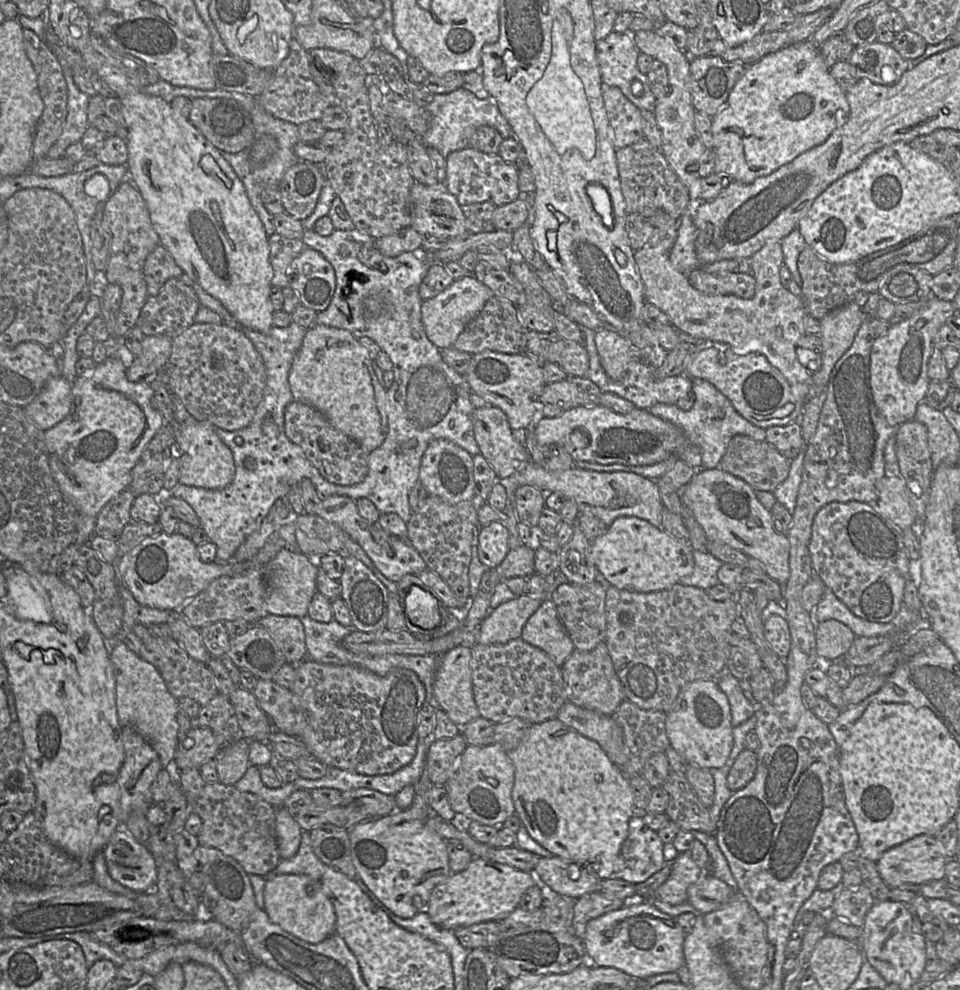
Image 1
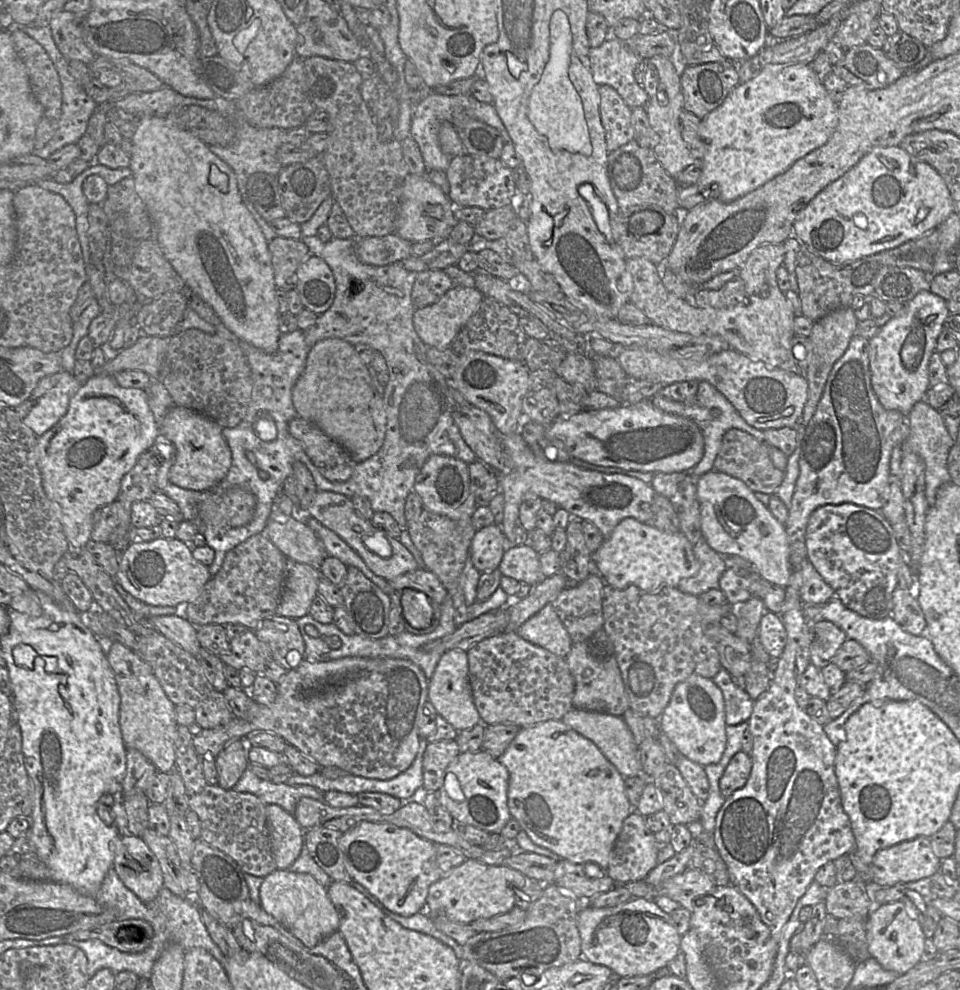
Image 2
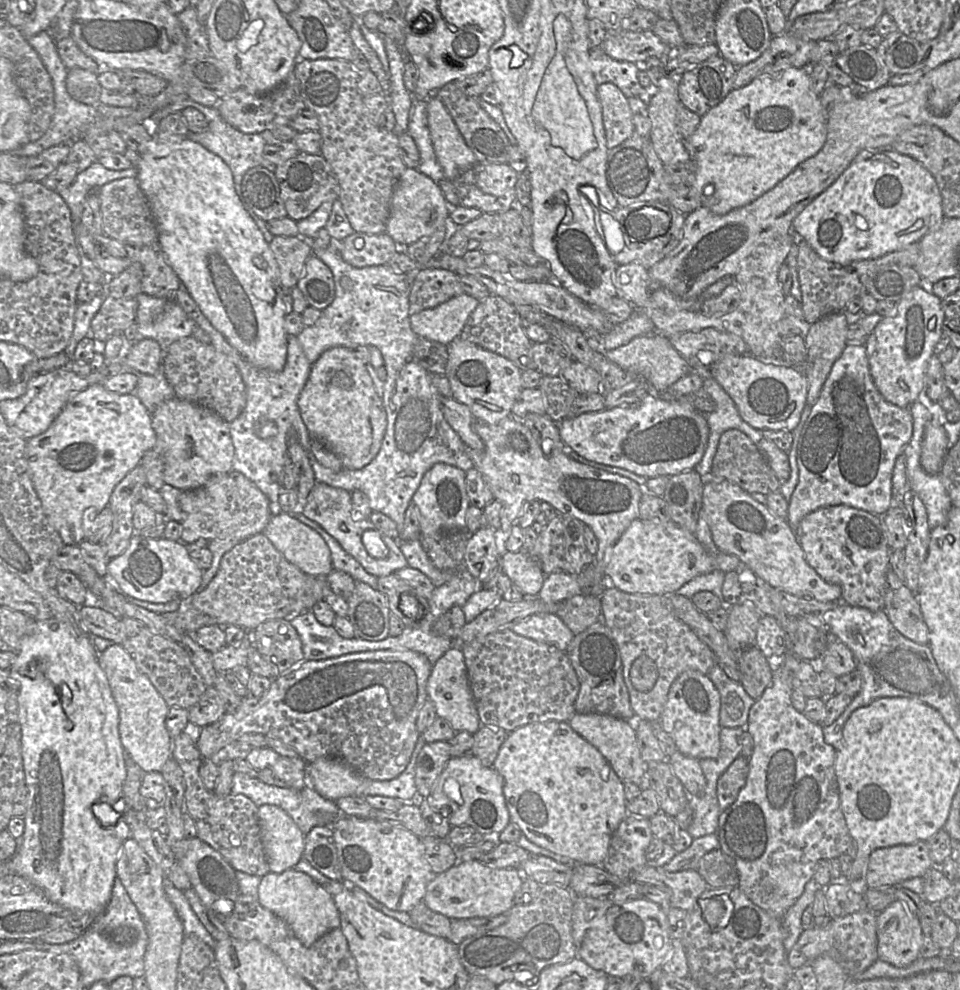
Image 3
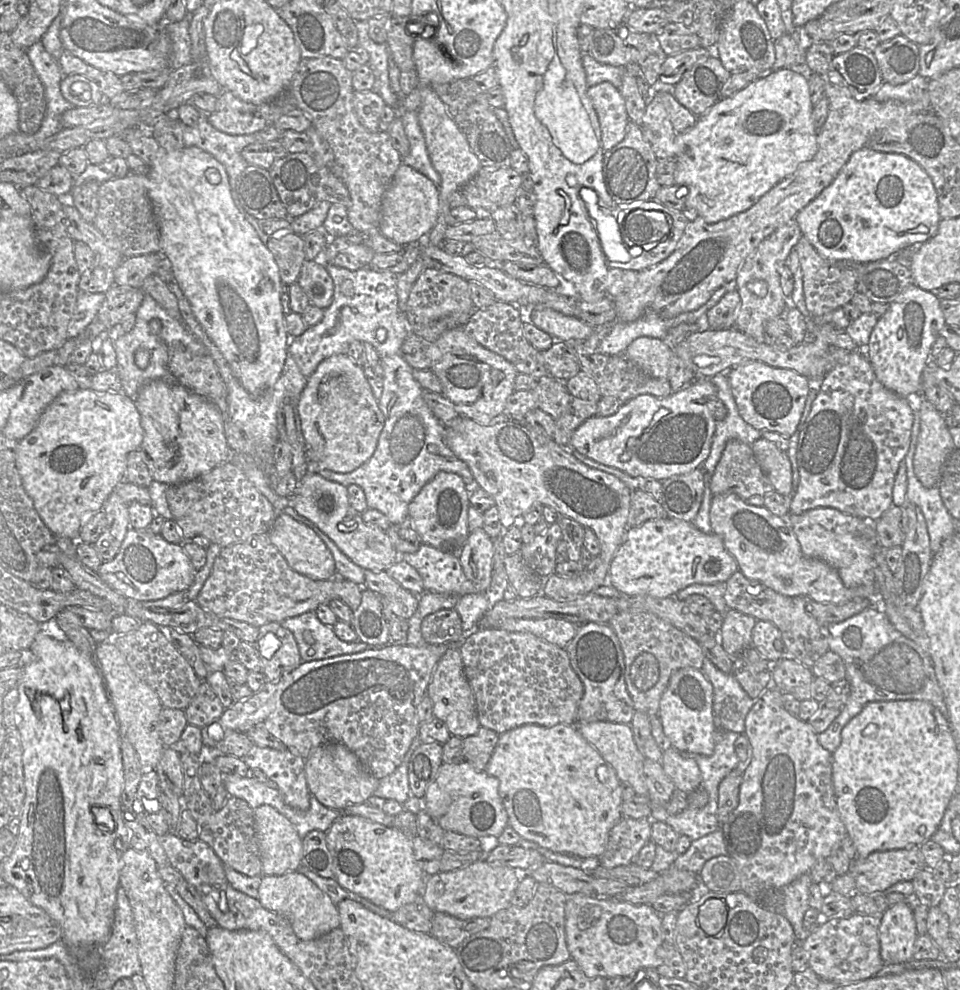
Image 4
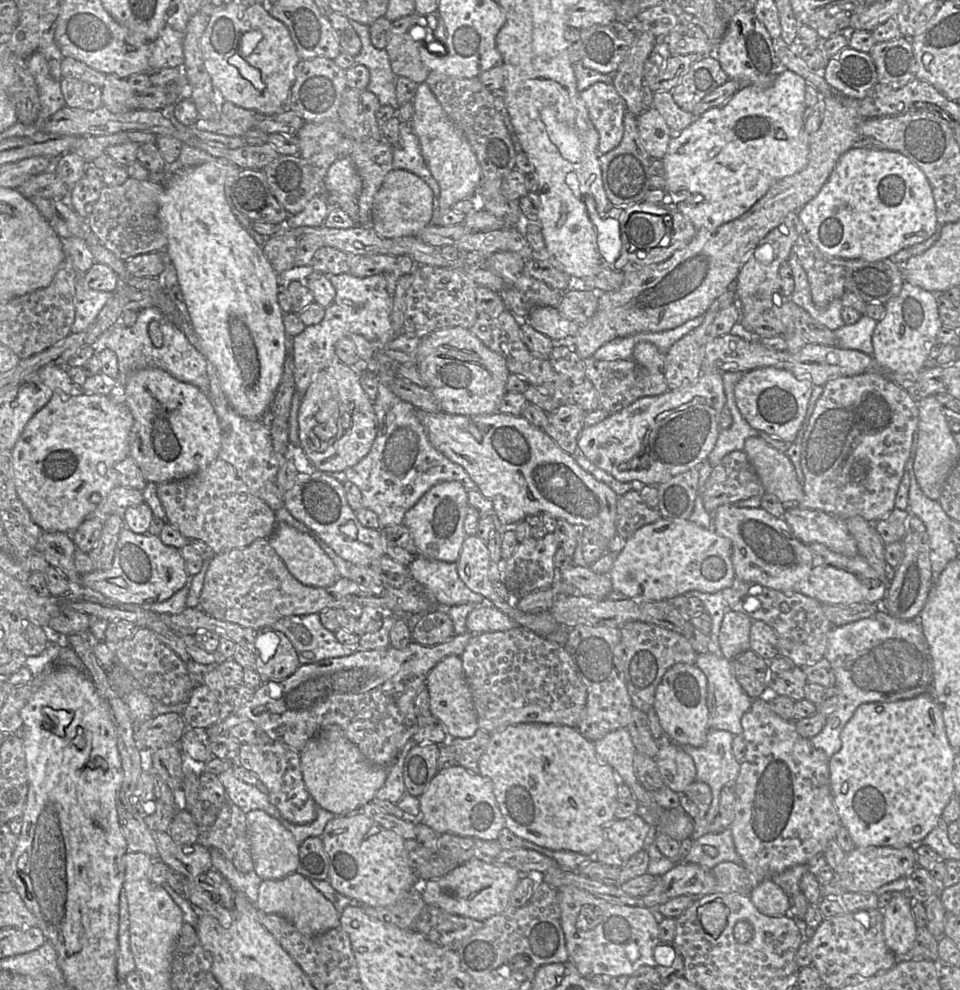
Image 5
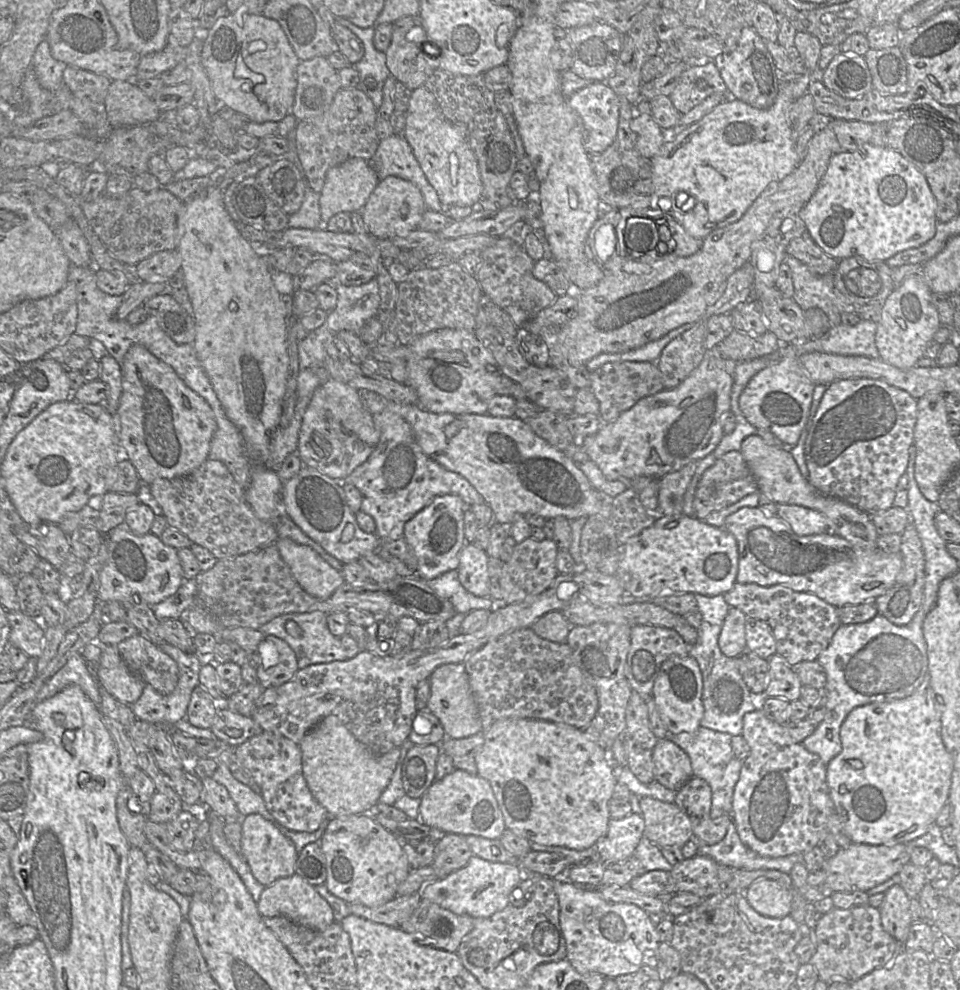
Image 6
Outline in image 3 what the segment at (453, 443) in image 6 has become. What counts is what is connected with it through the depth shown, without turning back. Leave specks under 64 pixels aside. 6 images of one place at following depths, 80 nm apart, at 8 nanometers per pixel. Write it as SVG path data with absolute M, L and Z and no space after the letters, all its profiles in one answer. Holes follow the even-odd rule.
M512 415L498 424L475 420L472 429L482 439L484 450L468 448L468 455L494 499L502 505L498 537L504 539L509 534L525 504L534 500L547 502L562 516L577 518L593 530L598 550L592 564L606 567L616 542L631 522L639 518L639 504L645 489L627 477L577 462L564 452L545 455L523 420Z

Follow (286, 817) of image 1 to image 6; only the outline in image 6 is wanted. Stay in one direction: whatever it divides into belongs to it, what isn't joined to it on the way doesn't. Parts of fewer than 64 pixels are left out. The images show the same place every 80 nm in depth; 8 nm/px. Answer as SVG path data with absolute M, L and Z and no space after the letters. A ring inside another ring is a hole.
M260 814L241 818L242 837L240 854L249 865L253 876L263 886L269 886L280 878L295 874L298 853L295 845L278 828Z

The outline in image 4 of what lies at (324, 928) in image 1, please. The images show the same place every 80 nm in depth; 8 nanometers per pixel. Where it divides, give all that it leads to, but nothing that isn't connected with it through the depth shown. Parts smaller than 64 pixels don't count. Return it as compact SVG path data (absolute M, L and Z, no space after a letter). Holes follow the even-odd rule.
M298 871L279 876L262 876L257 899L264 908L286 917L301 940L313 940L340 927L337 906L325 892Z

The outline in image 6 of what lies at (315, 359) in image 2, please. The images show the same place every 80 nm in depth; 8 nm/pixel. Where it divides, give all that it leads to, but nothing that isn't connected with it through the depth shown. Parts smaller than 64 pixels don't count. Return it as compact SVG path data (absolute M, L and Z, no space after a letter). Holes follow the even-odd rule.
M329 379L314 392L303 416L297 453L303 467L340 482L368 459L378 441L379 431L373 415L363 405L361 392L343 382Z

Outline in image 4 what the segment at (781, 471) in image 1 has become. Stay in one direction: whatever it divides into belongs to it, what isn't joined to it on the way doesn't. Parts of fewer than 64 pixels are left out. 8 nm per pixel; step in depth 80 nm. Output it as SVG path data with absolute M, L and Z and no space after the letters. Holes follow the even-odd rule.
M736 439L726 443L709 487L713 496L735 494L743 500L775 491L752 448Z

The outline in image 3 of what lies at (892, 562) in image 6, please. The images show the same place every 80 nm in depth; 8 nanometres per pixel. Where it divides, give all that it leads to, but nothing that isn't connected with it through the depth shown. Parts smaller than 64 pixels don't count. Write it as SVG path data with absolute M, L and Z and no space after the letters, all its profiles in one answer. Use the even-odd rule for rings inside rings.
M712 475L707 480L703 487L702 509L719 552L737 556L773 588L820 602L843 602L841 587L822 579L807 563L787 518L774 515L766 504L757 502L751 494L727 480L714 480Z

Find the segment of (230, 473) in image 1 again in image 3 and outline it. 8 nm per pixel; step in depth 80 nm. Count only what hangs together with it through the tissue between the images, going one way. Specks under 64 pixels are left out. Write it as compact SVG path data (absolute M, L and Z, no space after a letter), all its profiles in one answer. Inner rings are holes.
M173 397L160 404L152 414L152 427L156 433L156 444L152 450L163 458L166 484L181 491L196 489L205 485L212 476L232 469L234 446L229 423L214 411Z

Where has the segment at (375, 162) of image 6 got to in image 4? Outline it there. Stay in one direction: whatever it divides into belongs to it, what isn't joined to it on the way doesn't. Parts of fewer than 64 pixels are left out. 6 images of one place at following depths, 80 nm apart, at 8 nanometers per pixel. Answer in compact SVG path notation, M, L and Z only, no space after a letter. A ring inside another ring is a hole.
M418 111L404 113L402 124L410 143L409 154L402 157L402 164L411 166L440 187L441 177L430 160L424 134L419 124Z

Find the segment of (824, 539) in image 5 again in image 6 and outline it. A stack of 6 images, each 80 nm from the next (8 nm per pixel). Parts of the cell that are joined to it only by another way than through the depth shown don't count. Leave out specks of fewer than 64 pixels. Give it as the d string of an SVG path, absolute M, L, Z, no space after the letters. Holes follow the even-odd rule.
M777 504L777 516L798 536L830 533L826 517L803 506Z

